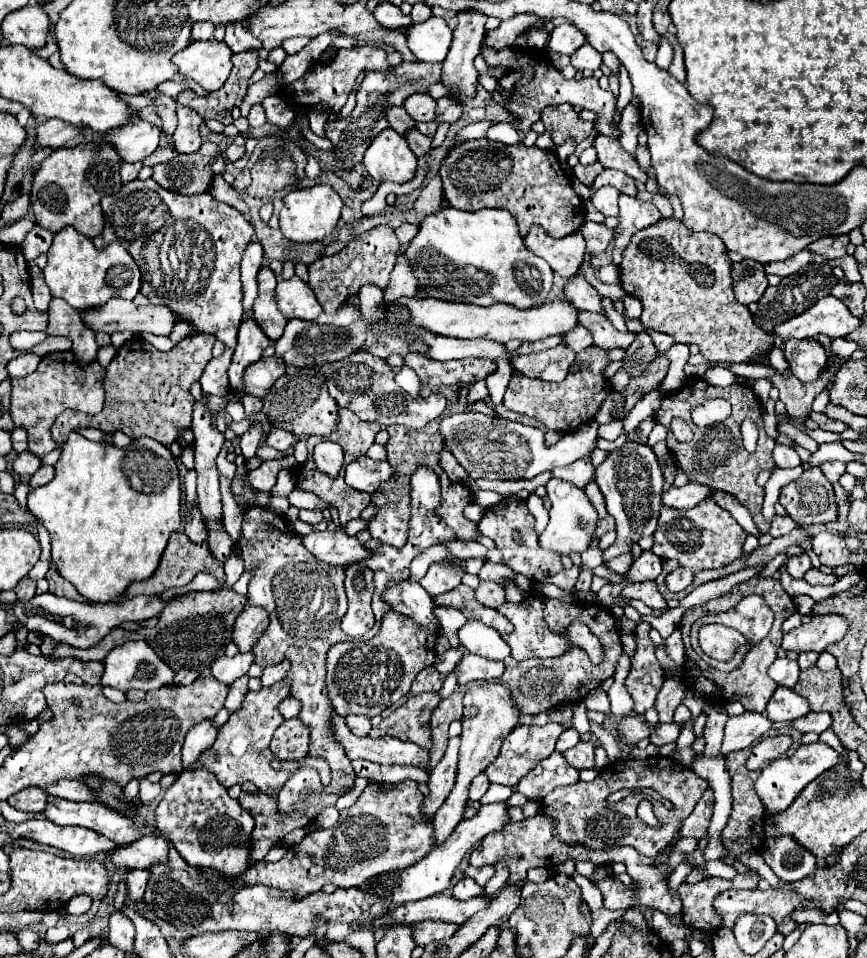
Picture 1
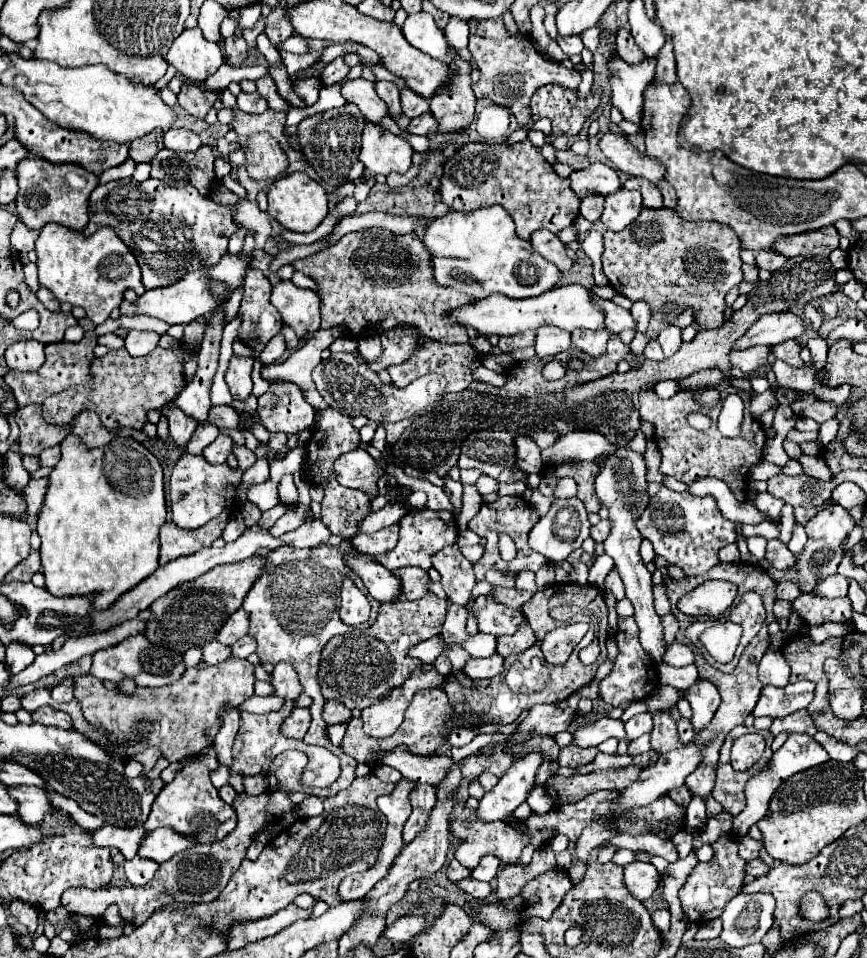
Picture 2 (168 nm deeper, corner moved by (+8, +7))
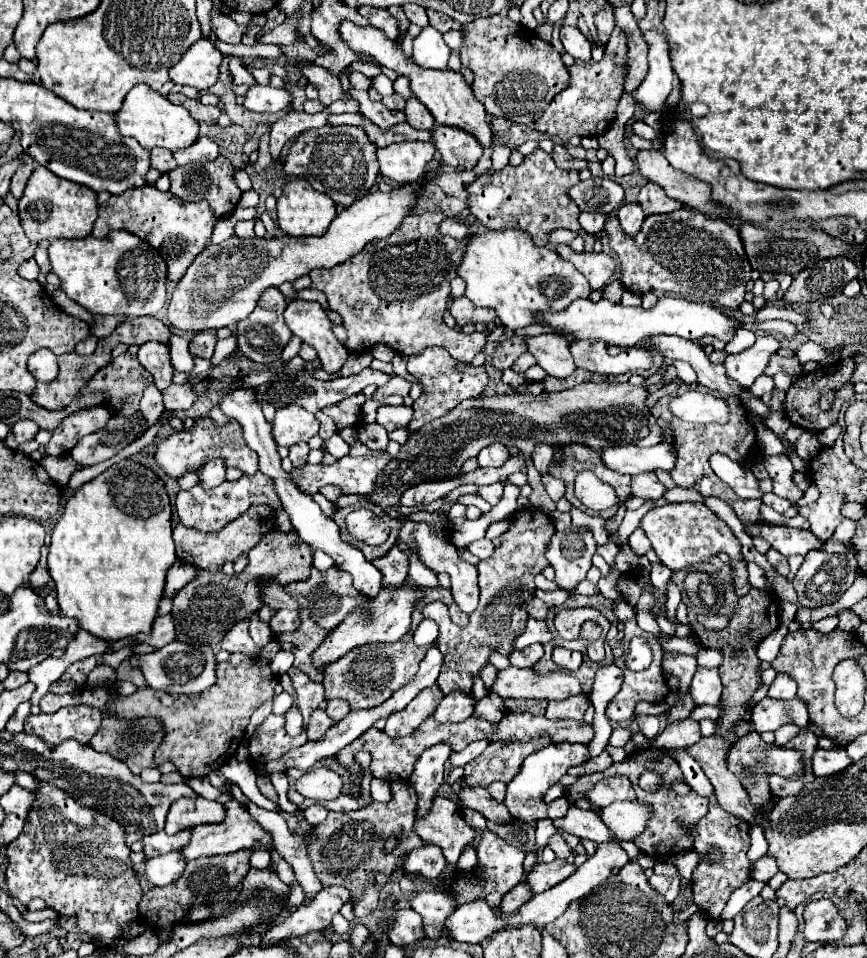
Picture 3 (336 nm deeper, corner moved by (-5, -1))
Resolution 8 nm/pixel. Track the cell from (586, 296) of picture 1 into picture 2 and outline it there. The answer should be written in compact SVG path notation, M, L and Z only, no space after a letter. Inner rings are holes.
M591 292L591 302L595 302L603 310L607 330L619 334L625 328L635 328L635 322L633 322L633 316L629 310L623 310L617 304L613 304L611 300L603 300L603 298L595 296L593 292Z

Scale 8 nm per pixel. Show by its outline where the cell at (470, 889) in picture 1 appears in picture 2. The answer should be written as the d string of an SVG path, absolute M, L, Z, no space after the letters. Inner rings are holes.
M463 878L457 882L457 888L463 890L465 894L473 896L473 898L487 898L491 892L491 886L487 882L479 882L475 878Z

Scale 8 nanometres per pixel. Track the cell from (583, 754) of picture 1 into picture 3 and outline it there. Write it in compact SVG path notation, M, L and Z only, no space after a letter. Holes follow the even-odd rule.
M602 752L600 756L590 758L588 762L580 764L580 766L574 766L572 770L568 770L568 774L572 774L572 776L586 776L586 774L594 774L594 772L604 772L610 764L612 764L610 754Z

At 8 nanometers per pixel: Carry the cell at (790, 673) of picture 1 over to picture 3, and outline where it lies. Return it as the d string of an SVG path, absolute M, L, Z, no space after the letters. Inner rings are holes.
M778 674L768 690L768 696L776 700L792 700L796 698L796 682L788 678L788 674Z

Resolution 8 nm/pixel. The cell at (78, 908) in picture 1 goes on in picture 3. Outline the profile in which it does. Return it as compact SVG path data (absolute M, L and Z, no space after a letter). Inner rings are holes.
M240 850L224 856L206 856L206 858L196 858L188 862L184 874L162 888L152 888L144 894L142 902L139 904L140 916L146 916L148 922L154 924L154 928L164 928L184 916L188 910L188 904L202 904L202 902L220 902L220 900L232 900L238 892L240 882L250 870L248 858L252 850Z

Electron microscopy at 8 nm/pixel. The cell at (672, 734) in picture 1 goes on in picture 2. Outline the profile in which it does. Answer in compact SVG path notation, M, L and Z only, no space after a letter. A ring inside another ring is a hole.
M649 712L645 714L637 714L633 716L631 720L625 722L625 732L627 732L627 738L629 740L635 740L647 732L651 732L651 726L653 726L653 718Z

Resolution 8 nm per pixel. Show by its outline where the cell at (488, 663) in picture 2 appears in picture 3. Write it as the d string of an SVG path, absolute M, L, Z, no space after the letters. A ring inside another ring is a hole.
M506 668L498 672L492 692L500 698L536 698L536 700L564 700L580 694L580 682L566 672L536 674L532 668Z

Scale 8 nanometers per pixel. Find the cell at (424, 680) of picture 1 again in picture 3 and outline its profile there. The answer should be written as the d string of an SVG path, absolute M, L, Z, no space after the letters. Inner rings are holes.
M438 686L424 688L424 690L406 706L406 710L400 710L400 712L392 714L392 716L386 720L384 732L386 732L388 736L392 736L392 738L412 734L428 716L434 714L434 710L436 710L436 706L440 704L442 698L444 698L444 696L440 696Z

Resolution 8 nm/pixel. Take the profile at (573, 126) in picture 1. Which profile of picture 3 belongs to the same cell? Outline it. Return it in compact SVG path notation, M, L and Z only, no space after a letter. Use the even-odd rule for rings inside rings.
M614 28L608 42L608 52L600 62L588 60L574 64L568 68L570 84L566 90L554 96L554 102L536 122L536 130L546 132L550 136L568 142L572 136L600 136L608 130L612 120L616 118L616 106L622 96L622 84L626 74L626 52L628 52L628 38L620 28ZM618 64L618 66L616 66Z

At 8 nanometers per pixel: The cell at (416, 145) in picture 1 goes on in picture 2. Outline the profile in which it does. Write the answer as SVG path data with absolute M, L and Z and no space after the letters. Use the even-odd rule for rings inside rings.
M375 82L375 90L385 100L385 104L389 106L389 116L397 118L397 114L401 112L399 88L395 84L391 84L391 82Z

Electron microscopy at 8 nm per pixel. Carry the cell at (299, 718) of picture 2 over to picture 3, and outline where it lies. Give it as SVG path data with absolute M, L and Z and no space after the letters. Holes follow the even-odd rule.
M316 710L316 712L312 712L310 722L308 722L308 728L306 728L308 738L310 738L310 740L318 740L318 738L322 738L324 732L326 732L332 724L334 724L332 718L328 718L328 714L326 714L324 710Z

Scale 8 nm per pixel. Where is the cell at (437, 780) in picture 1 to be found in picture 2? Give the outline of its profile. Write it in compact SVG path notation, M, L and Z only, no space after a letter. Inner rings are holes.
M417 784L415 790L411 790L411 806L413 806L413 812L403 828L403 842L405 844L409 844L417 836L417 832L421 832L425 828L429 812L435 806L435 788Z

